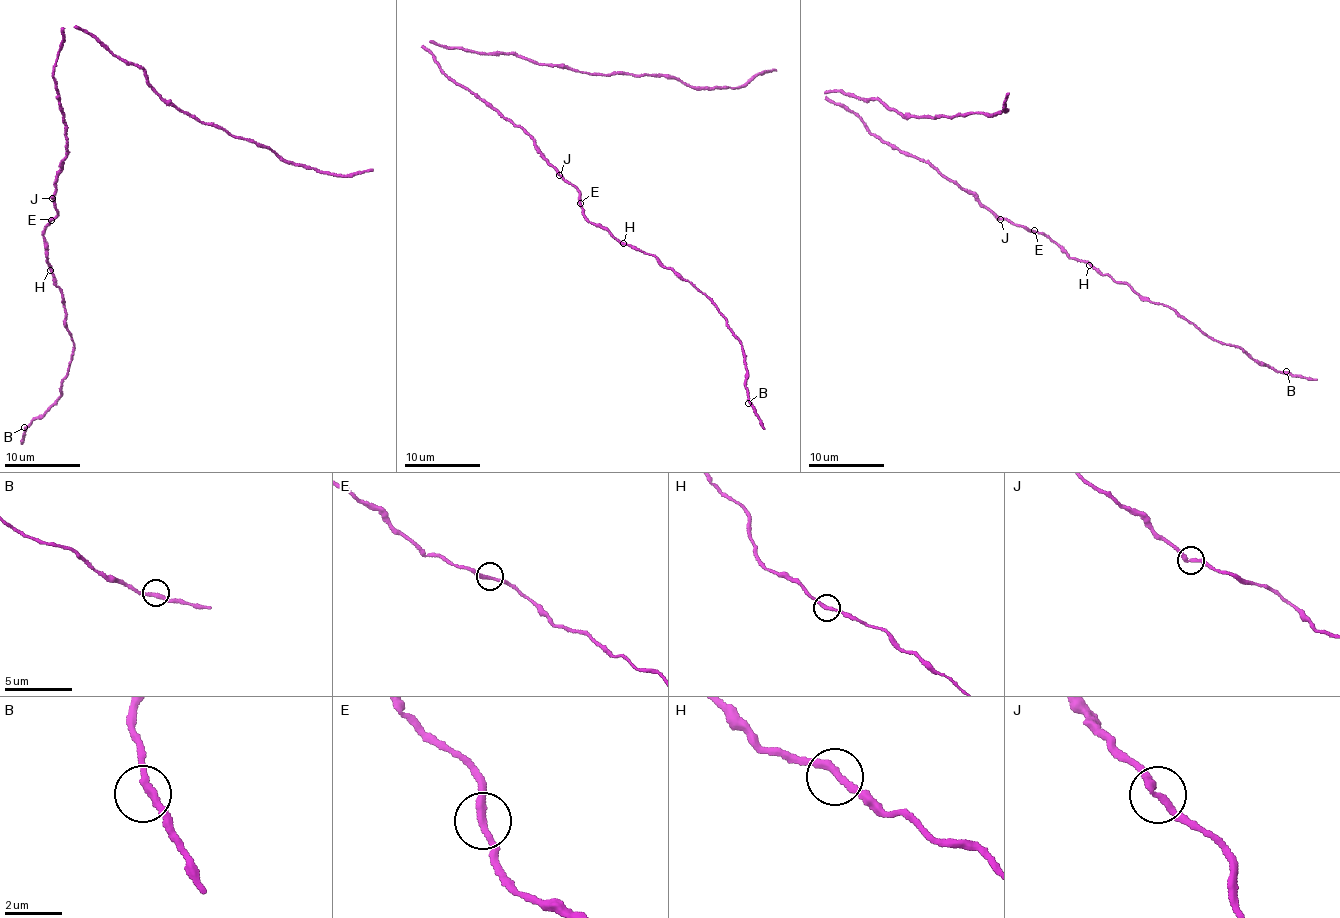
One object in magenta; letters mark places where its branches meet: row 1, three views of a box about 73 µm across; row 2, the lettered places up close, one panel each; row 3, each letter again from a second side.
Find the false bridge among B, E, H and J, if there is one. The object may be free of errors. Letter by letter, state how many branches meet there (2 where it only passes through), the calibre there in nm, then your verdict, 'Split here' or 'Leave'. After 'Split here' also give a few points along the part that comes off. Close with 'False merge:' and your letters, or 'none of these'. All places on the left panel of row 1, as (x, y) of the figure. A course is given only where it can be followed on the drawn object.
B: Branches: 2. Thickness 240 nm. Leave
E: Branches: 2. Thickness 260 nm. Leave
H: Branches: 2. Thickness 260 nm. Leave
J: Branches: 2. Thickness 240 nm. Leave
False merge: none of these

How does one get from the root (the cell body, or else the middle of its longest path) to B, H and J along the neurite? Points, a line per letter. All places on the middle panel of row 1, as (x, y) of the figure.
B: (488, 103), (523, 130), (546, 164), (577, 188), (585, 219), (656, 258), (712, 302), (741, 344), (748, 403)
H: (488, 103), (491, 109), (523, 130), (546, 164), (577, 188), (585, 219), (623, 243)
J: (488, 103), (491, 109), (523, 130), (546, 164), (559, 174)

